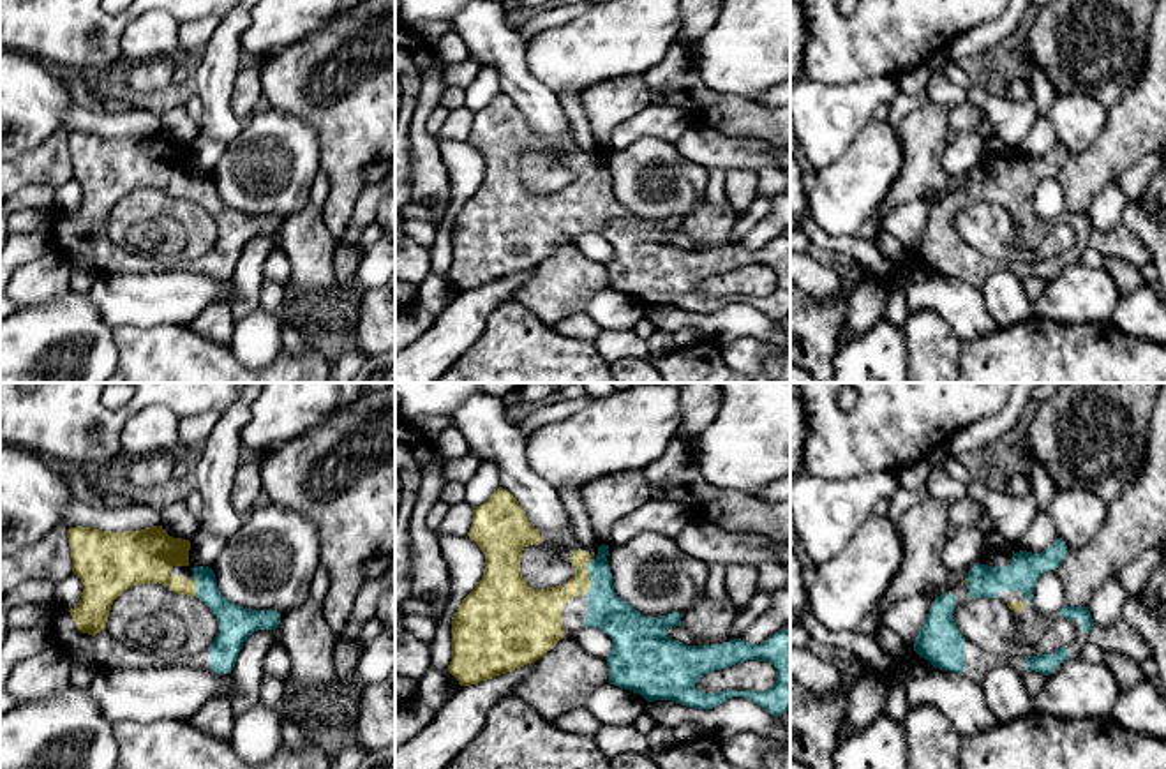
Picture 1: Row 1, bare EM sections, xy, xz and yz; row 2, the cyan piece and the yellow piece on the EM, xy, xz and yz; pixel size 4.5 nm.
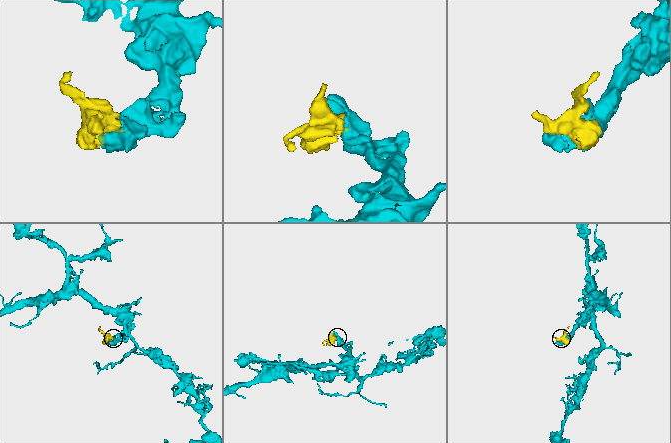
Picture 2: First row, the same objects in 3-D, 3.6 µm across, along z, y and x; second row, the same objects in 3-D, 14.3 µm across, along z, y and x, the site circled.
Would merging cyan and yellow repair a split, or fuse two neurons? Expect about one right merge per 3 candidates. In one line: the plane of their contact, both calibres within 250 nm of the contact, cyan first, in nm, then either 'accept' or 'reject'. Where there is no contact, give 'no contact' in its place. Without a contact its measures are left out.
contact in xz; calibres 180 and 160 nm; accept

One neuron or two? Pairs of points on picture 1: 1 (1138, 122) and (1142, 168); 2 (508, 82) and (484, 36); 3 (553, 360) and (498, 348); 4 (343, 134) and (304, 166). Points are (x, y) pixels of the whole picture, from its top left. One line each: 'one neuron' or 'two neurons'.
1: two neurons
2: one neuron
3: one neuron
4: two neurons

